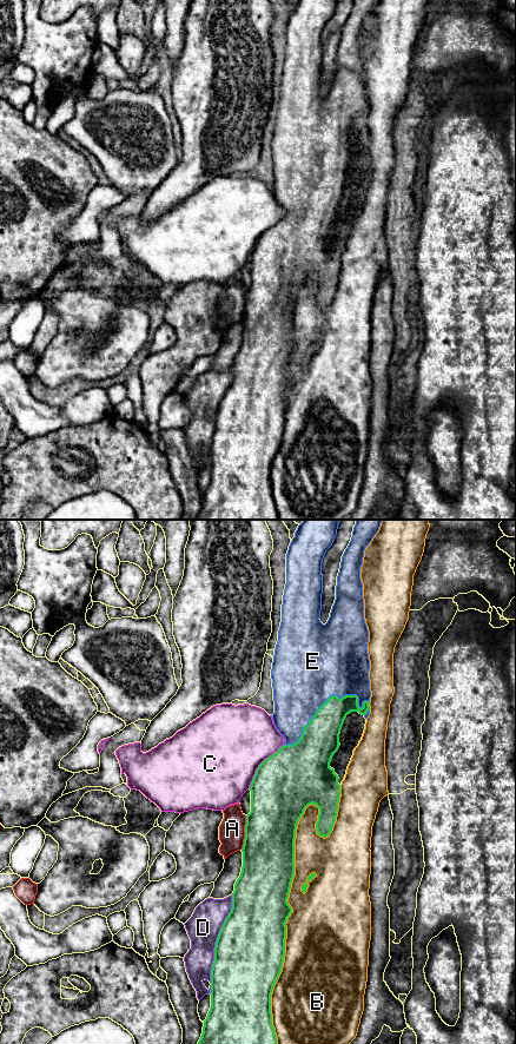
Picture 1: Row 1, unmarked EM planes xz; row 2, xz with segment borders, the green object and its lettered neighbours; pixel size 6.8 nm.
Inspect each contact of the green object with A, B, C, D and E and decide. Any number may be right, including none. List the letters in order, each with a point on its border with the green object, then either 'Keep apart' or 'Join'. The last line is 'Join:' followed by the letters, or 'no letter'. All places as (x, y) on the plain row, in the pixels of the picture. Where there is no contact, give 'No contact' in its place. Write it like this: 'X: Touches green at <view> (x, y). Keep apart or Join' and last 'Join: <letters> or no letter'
A: Touches green at xz (245, 304). Keep apart
B: Touches green at xz (292, 350). Keep apart
C: Touches green at xz (259, 237). Keep apart
D: Touches green at xz (217, 411). Keep apart
E: Touches green at xz (326, 173). Join
Join: E

